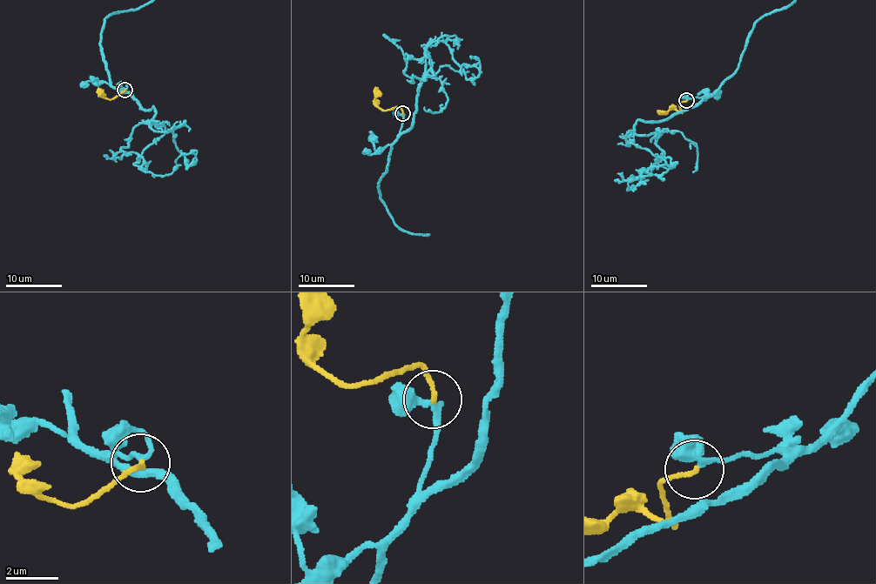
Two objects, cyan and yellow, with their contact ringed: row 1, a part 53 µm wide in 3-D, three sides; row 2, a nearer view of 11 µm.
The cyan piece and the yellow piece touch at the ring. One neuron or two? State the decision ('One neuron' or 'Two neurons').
One neuron

